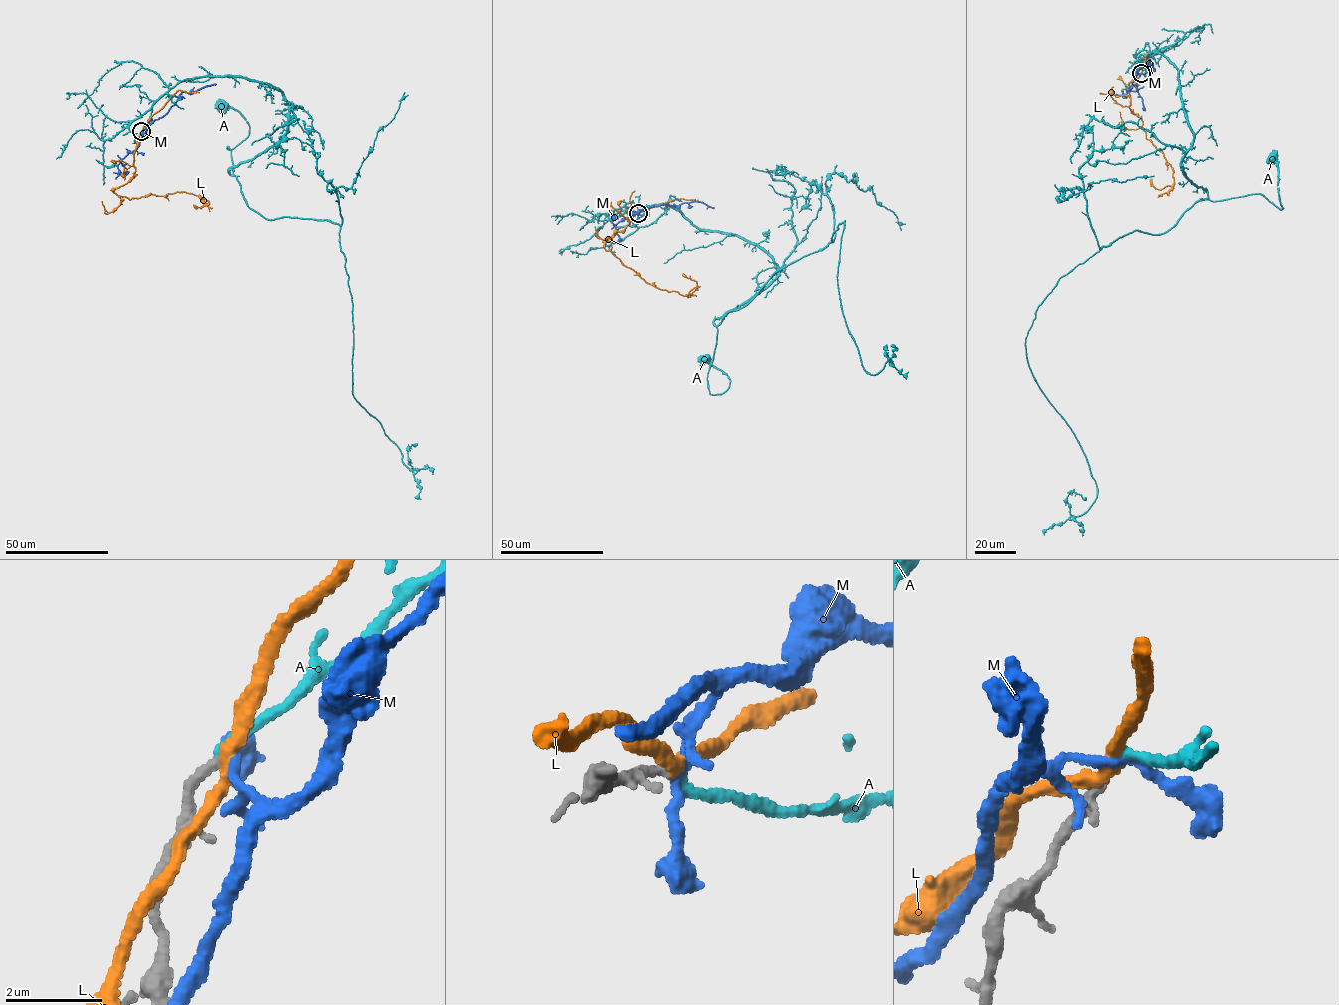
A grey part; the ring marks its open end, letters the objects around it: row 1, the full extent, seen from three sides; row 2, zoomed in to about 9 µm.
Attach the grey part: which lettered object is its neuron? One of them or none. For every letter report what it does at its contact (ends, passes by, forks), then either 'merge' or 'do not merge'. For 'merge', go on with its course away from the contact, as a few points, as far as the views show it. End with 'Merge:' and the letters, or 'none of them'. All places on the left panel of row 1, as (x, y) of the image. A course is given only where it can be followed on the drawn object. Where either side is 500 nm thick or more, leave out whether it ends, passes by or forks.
A: it ends | merge | via (141, 131), (177, 84), (227, 76), (279, 90), (285, 136), (229, 174), (227, 148), (249, 123), (220, 107)
L: it passes by | do not merge
M: it passes by | do not merge
Merge: A

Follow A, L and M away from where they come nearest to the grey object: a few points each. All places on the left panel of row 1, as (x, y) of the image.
A: (141, 131), (177, 84), (227, 76), (279, 90), (285, 136), (229, 174), (227, 148), (249, 123), (220, 107)
L: (141, 131), (134, 150), (133, 176), (113, 192), (130, 199), (181, 192), (208, 202), (198, 207), (193, 205)
M: (141, 131), (144, 133), (166, 114), (182, 92), (192, 93), (216, 84)

